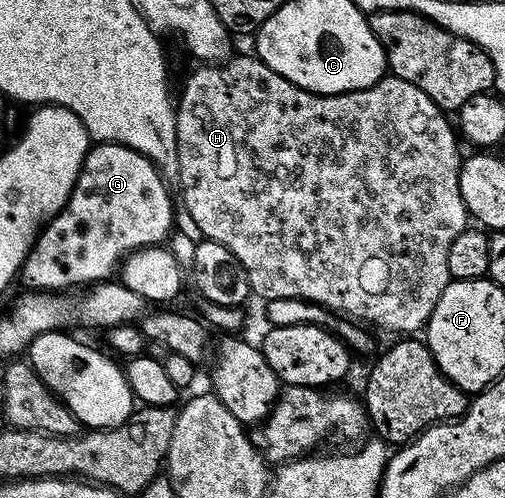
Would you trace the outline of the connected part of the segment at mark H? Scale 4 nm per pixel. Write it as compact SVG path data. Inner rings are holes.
M241 54L220 64L201 64L196 68L198 70L186 80L181 90L181 99L178 97L175 102L179 156L176 181L181 182L184 213L195 220L202 239L223 244L245 269L250 291L265 302L298 298L301 302L323 306L326 311L345 314L341 316L354 323L378 326L389 334L397 334L393 336L413 336L424 331L439 296L443 296L443 288L447 288L451 280L447 252L451 252L455 236L459 236L470 221L459 192L463 154L457 151L459 138L454 123L445 119L448 118L446 111L440 110L430 98L419 92L415 84L407 84L407 80L392 76L380 78L371 88L328 95L314 94L312 90L297 86L279 76L279 72L267 68L267 64L256 56L248 58Z

